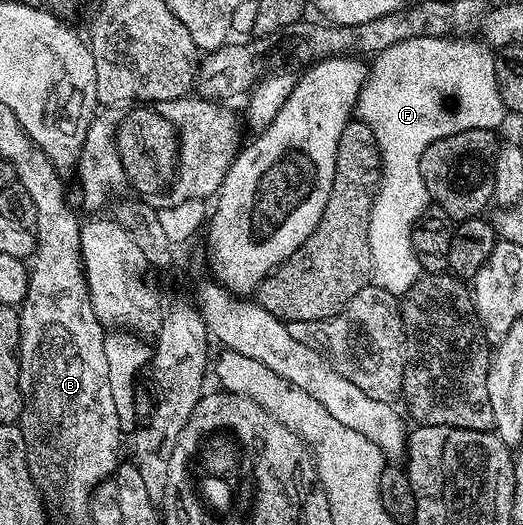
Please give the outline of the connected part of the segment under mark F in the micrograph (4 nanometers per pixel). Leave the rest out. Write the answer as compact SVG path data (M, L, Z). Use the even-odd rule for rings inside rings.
M410 37L406 41L398 41L398 45L390 45L390 49L382 49L380 54L371 60L368 80L364 82L364 87L360 91L360 95L356 98L355 118L362 120L366 125L370 125L370 129L374 133L374 137L378 141L378 149L380 150L380 161L382 164L382 174L380 177L380 187L376 191L376 200L374 201L374 209L370 217L370 233L368 240L370 241L370 257L372 258L372 277L371 282L377 287L386 289L394 296L403 297L422 277L420 270L420 262L414 253L414 241L412 240L412 230L416 227L418 217L430 205L428 198L428 190L422 181L422 173L420 172L420 162L422 161L422 153L436 139L441 139L444 135L453 135L459 131L466 129L486 129L487 131L496 131L504 123L504 115L506 116L506 108L500 90L498 89L498 77L496 76L496 55L483 42L472 43L468 37Z

